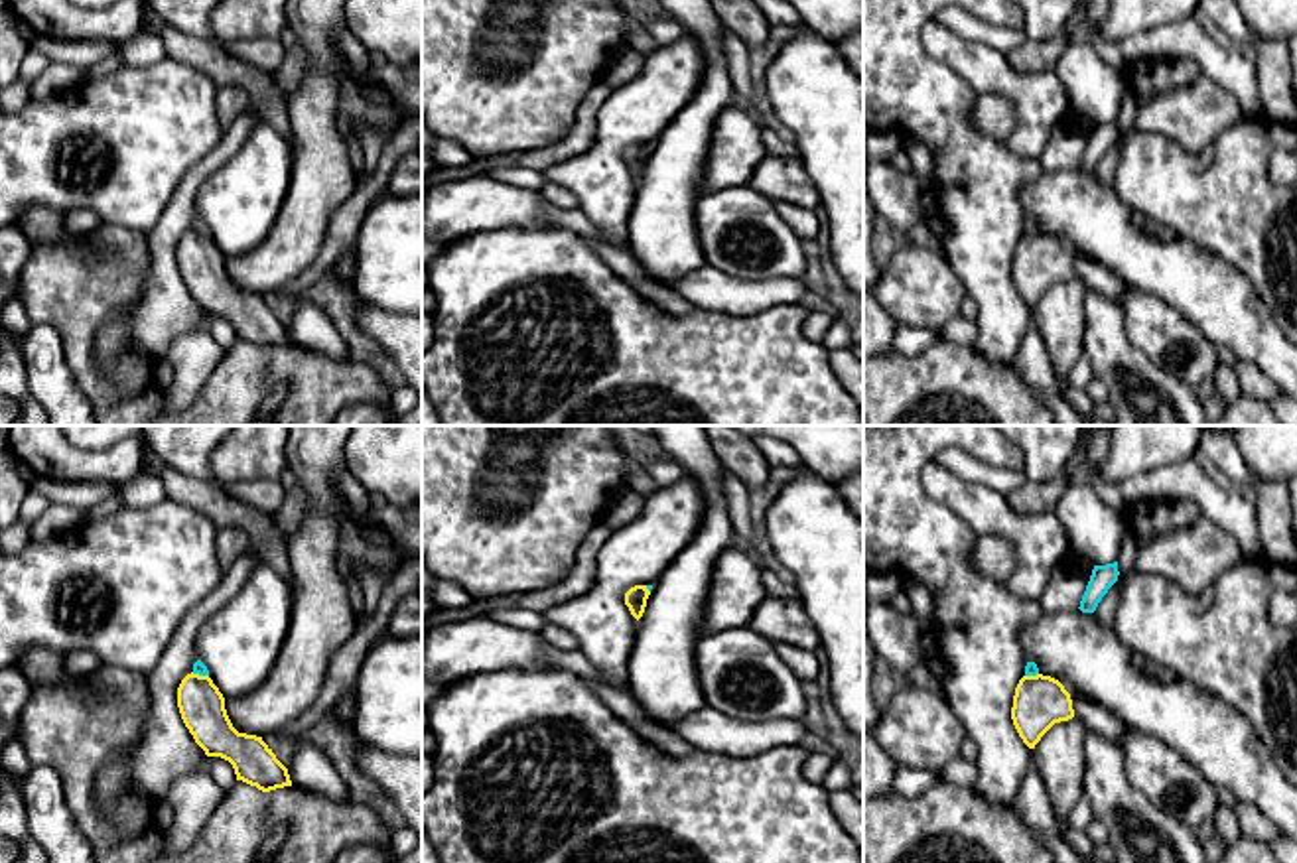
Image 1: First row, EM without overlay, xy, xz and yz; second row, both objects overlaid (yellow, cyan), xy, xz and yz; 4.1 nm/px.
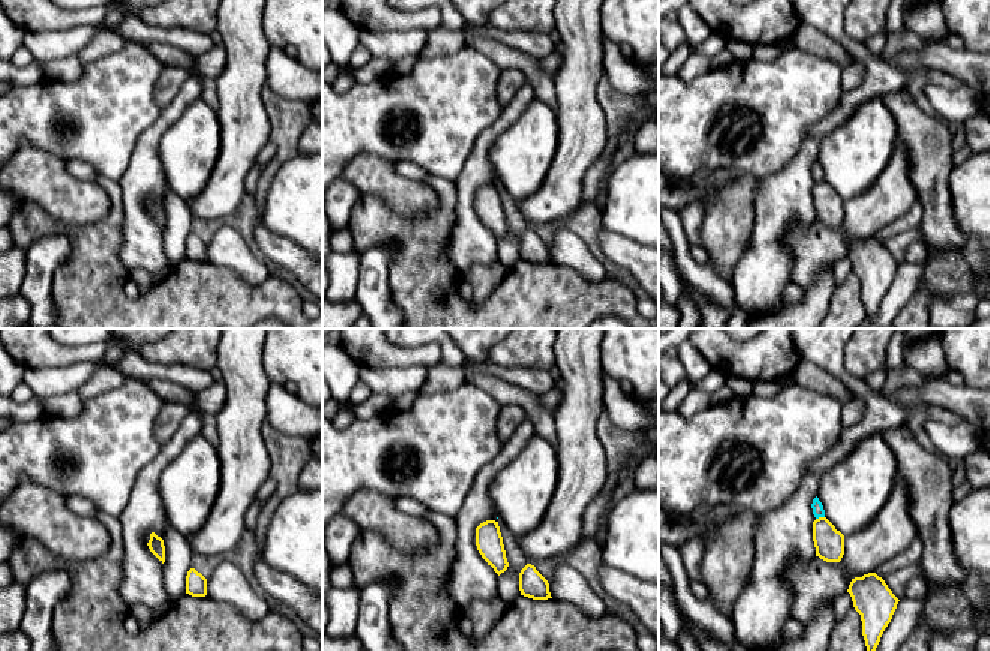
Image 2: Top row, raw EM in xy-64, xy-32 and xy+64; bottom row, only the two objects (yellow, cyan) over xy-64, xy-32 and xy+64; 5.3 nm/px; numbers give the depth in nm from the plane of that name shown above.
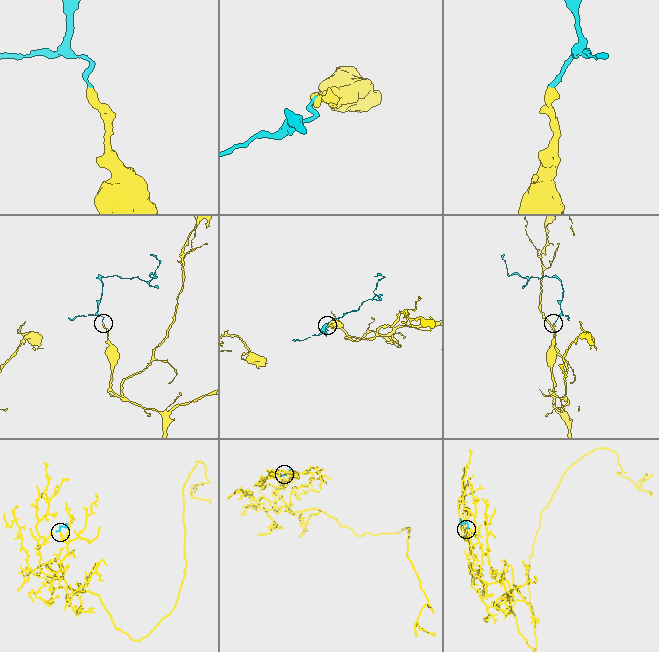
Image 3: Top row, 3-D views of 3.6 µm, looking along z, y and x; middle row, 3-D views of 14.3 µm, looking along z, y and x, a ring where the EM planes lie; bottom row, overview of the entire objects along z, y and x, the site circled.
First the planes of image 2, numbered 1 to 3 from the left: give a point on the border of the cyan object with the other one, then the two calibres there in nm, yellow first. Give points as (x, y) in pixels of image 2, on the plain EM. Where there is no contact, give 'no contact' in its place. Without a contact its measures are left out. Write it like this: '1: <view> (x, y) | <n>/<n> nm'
1: no contact
2: no contact
3: xy+64 (819, 182) | 160/60 nm

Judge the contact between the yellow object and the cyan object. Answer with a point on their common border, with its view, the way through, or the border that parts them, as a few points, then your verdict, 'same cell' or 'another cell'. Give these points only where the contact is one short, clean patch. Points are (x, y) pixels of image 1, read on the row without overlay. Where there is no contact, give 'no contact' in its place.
contact xy (198, 233); border xy (192, 231), (207, 235); another cell

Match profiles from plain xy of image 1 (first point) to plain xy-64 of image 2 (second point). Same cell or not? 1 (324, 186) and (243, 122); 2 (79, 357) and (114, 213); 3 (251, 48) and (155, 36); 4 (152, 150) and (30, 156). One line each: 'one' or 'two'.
1: one
2: one
3: one
4: two

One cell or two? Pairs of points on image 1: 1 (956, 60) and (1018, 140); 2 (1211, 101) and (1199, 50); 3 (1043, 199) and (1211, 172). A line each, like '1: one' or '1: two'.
1: one
2: two
3: two

